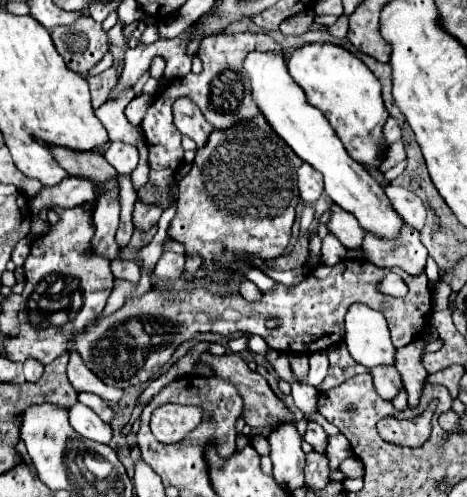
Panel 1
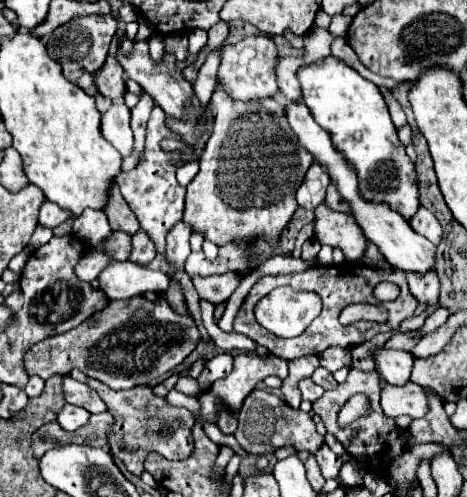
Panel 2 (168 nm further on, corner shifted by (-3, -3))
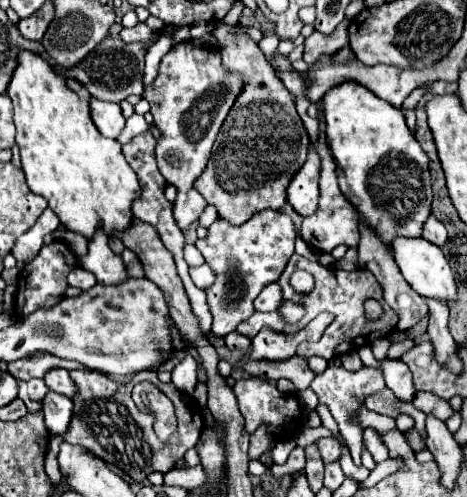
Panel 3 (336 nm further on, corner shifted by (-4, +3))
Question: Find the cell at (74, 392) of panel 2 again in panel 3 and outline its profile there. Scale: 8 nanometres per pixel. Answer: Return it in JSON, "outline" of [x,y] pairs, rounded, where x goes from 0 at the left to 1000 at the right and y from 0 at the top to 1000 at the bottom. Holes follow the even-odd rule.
{"outline":[[[107,742],[94,759],[94,771],[103,775],[103,783],[111,783],[120,791],[133,791],[141,799],[154,799],[163,791],[163,779],[158,779],[141,742]]]}

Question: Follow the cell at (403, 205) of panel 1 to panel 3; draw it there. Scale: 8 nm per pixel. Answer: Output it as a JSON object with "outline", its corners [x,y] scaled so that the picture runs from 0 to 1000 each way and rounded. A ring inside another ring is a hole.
{"outline":[[[921,437],[912,445],[912,453],[908,453],[904,477],[912,485],[921,485],[925,493],[934,493],[934,497],[951,497],[951,489],[955,489],[955,457],[934,437]]]}

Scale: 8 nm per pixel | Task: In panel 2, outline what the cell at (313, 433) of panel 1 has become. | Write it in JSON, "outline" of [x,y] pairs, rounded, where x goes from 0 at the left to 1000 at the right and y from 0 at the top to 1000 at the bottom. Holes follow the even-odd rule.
{"outline":[[[692,891],[692,899],[683,899],[683,907],[675,911],[675,924],[687,940],[687,952],[696,964],[709,964],[709,960],[722,960],[726,952],[726,940],[730,940],[730,920],[722,920],[704,899],[700,891]]]}

